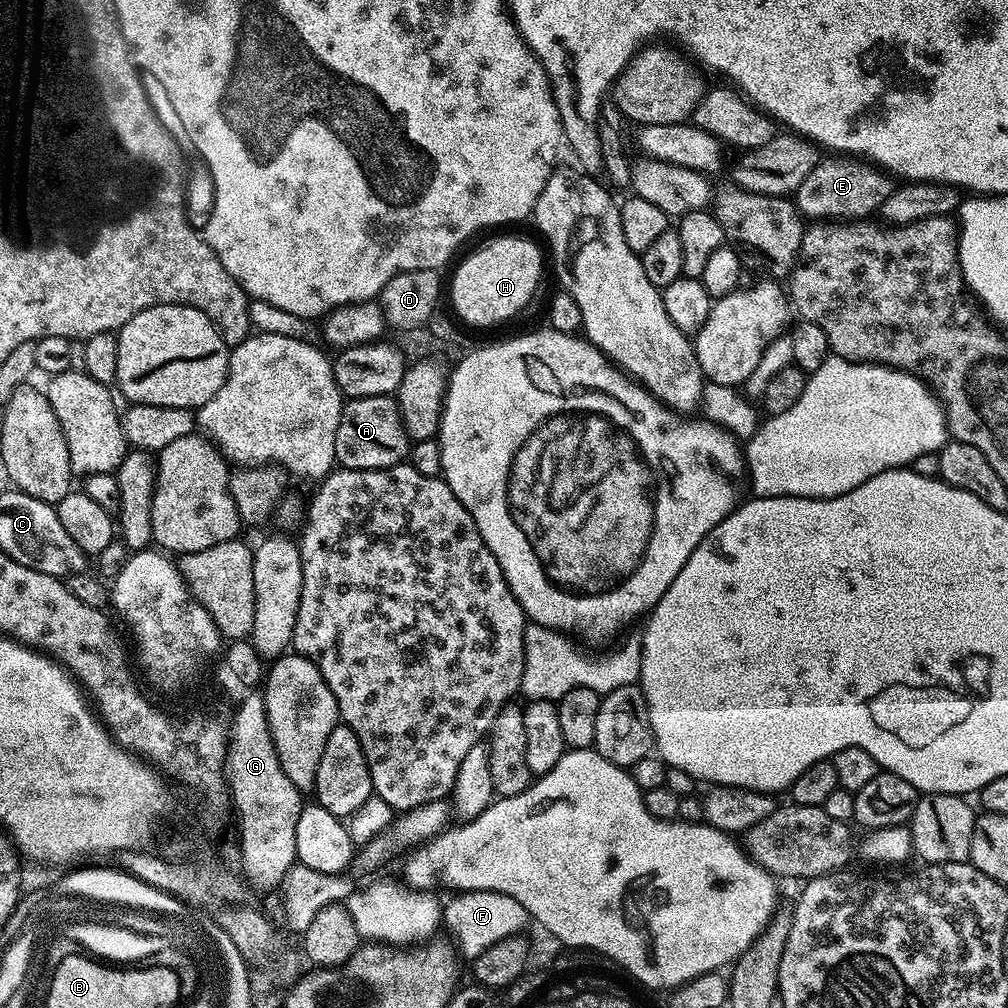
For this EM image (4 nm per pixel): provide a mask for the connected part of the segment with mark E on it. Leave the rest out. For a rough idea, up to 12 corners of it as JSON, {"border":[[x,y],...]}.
{"border":[[824,158],[794,193],[812,222],[879,213],[893,181],[854,158]]}

